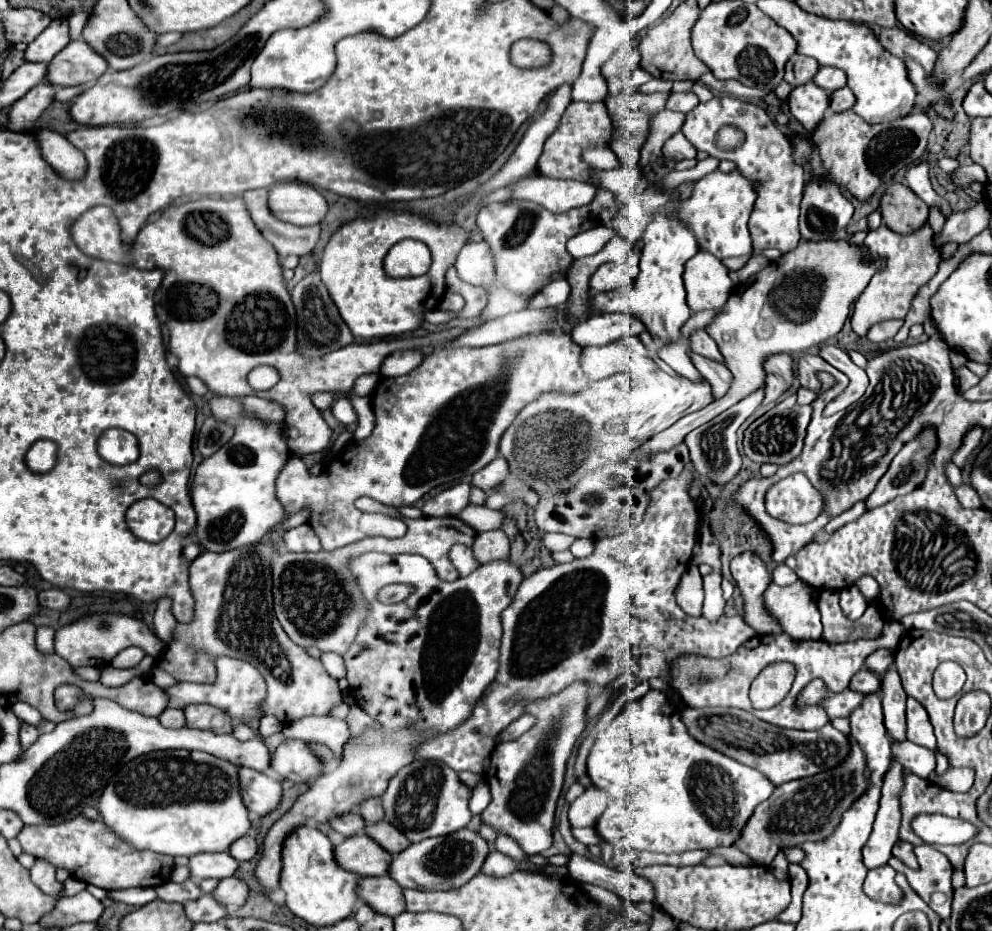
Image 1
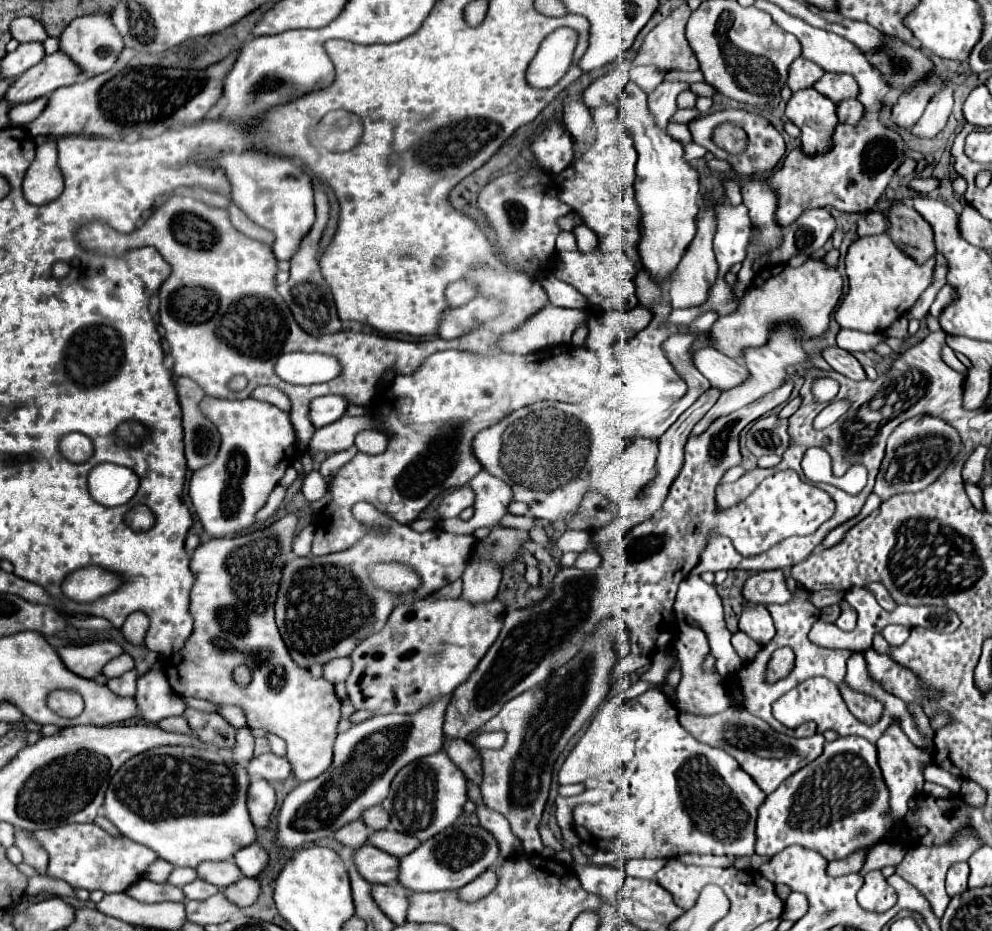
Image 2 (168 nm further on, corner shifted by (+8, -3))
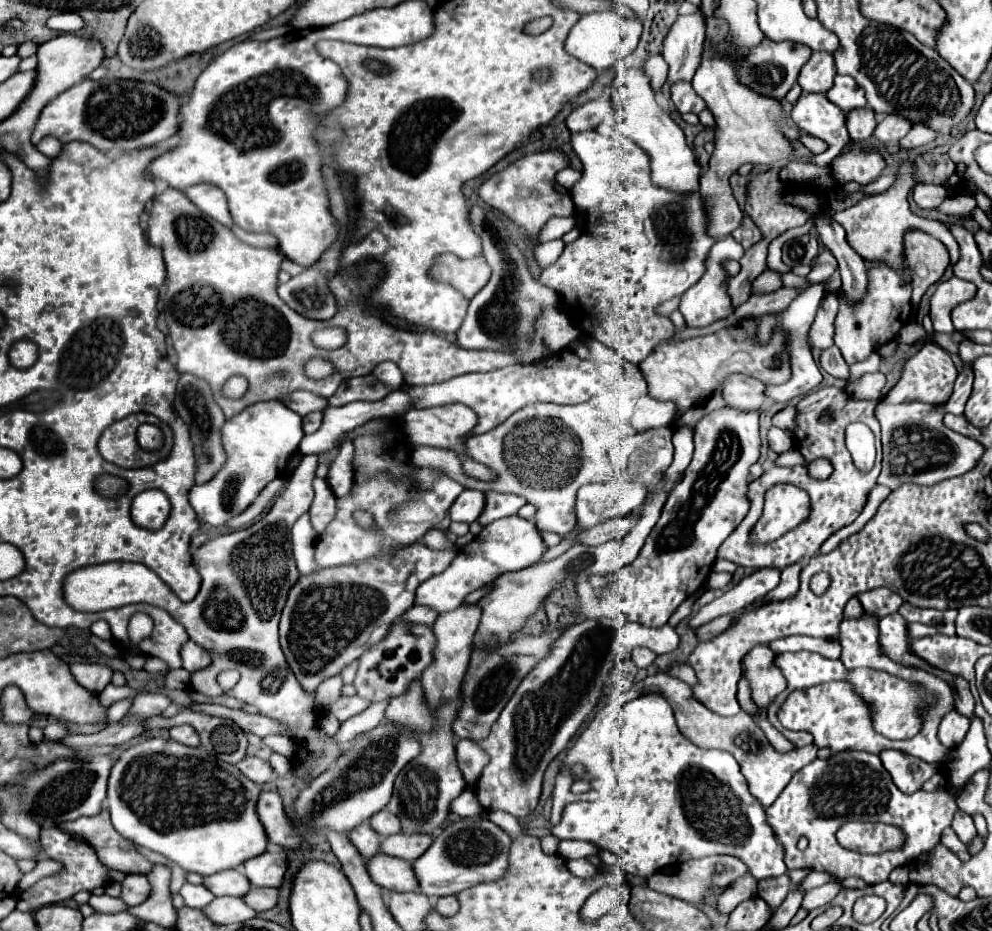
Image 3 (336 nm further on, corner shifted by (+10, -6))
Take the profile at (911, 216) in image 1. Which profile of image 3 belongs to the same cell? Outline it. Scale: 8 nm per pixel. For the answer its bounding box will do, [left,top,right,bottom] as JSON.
[905,231,951,307]

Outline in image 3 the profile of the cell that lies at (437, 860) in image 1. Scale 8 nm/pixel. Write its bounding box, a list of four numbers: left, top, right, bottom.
[415,819,511,897]

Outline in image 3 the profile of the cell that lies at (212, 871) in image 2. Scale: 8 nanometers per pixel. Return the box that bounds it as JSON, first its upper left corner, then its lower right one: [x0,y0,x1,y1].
[203,869,253,897]

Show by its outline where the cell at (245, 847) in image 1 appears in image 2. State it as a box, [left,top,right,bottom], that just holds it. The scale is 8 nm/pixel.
[233,844,267,878]

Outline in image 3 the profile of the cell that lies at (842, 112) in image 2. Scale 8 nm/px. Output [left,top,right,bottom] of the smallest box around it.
[847,107,877,141]

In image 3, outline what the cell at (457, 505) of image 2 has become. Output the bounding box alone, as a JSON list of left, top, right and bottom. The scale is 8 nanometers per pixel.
[449,489,485,523]

